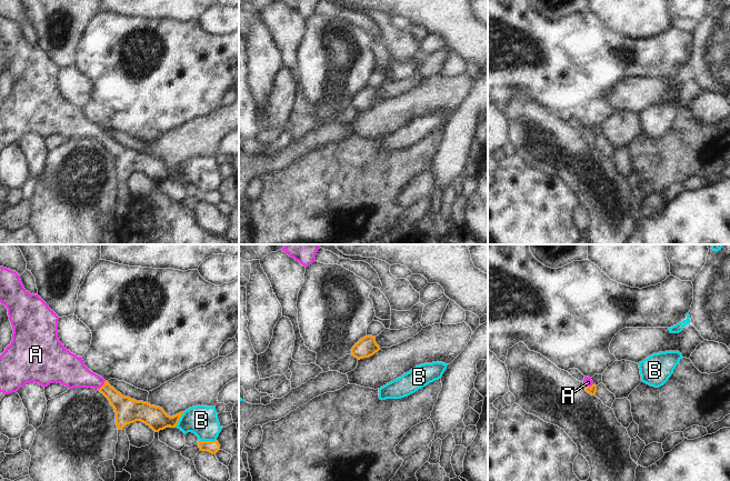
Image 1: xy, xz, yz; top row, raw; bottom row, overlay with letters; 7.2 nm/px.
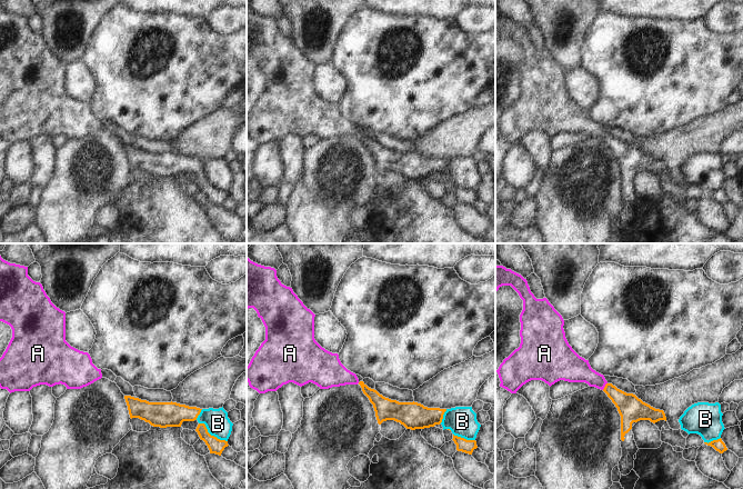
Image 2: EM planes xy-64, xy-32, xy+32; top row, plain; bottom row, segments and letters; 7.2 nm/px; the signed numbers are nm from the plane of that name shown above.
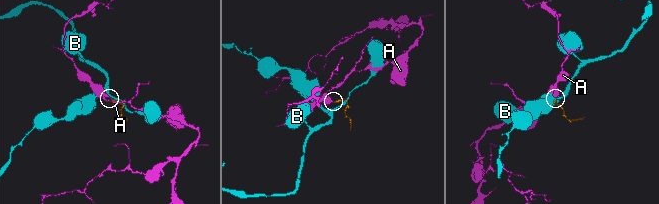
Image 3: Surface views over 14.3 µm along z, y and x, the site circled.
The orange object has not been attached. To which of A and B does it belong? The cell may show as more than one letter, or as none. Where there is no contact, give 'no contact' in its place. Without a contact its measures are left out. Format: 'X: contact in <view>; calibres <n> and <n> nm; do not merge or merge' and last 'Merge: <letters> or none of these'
A: contact in xy; calibres 180 and 220 nm; merge
B: contact in xy; calibres 90 and 220 nm; do not merge
Merge: A

